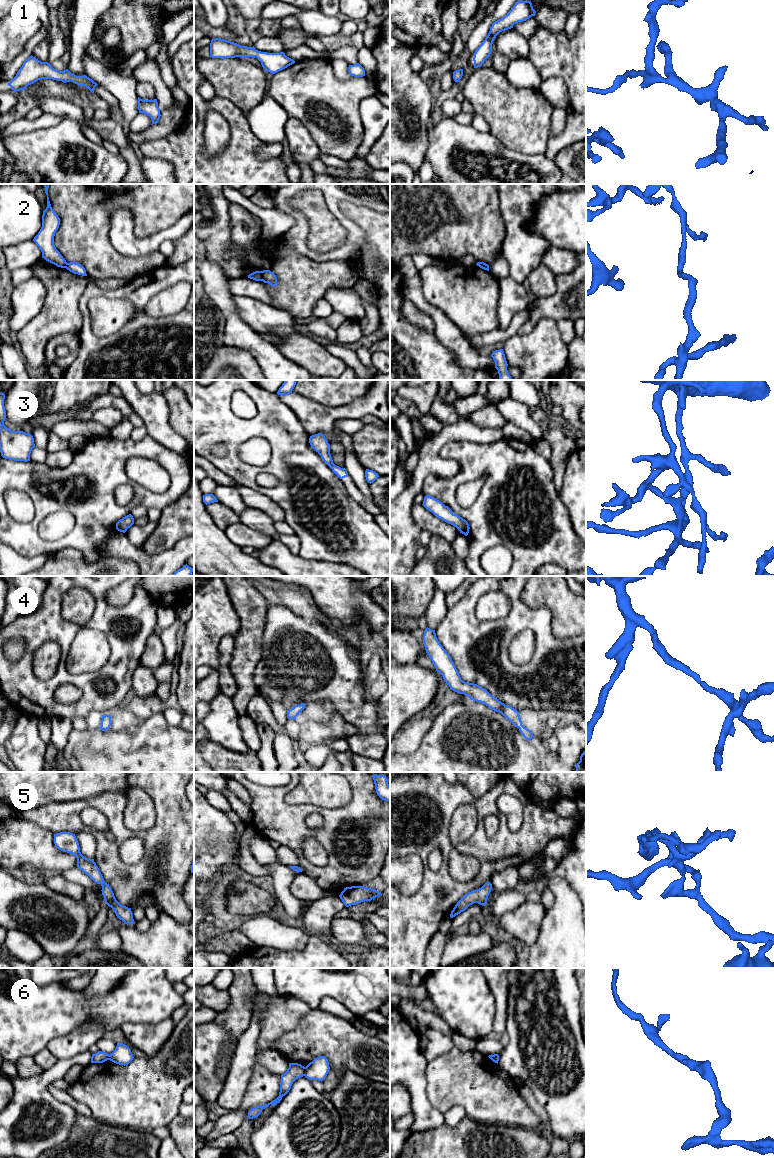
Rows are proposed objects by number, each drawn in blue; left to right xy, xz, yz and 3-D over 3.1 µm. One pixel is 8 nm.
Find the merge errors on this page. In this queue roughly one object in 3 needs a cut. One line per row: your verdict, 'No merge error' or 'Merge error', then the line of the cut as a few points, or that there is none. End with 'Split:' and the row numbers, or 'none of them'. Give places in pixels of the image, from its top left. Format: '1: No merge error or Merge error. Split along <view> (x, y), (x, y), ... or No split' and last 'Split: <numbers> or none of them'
1: No merge error. No split
2: Merge error. Split along xz (261, 271), (263, 280)
3: No merge error. No split
4: No merge error. No split
5: No merge error. No split
6: Merge error. Split along xz (305, 1067), (303, 1075)
Split: 2, 6

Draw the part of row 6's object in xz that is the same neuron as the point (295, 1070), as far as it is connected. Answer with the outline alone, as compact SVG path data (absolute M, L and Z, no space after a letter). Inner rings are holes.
M289 1063L289 1068L284 1074L281 1075L279 1096L268 1104L252 1108L248 1112L247 1117L249 1119L257 1118L261 1114L262 1110L267 1108L270 1104L275 1106L277 1103L280 1103L280 1101L282 1100L282 1097L285 1096L291 1089L293 1082L296 1079L303 1077L304 1074L305 1074L304 1066L298 1063Z

